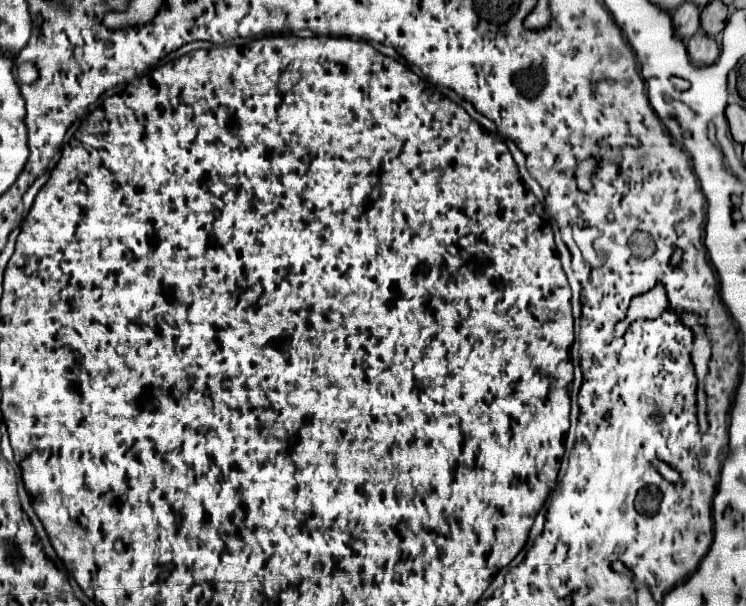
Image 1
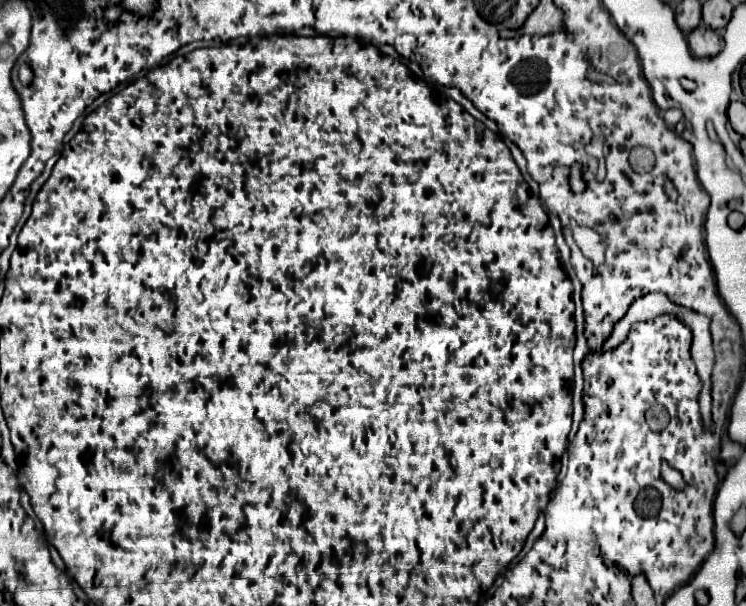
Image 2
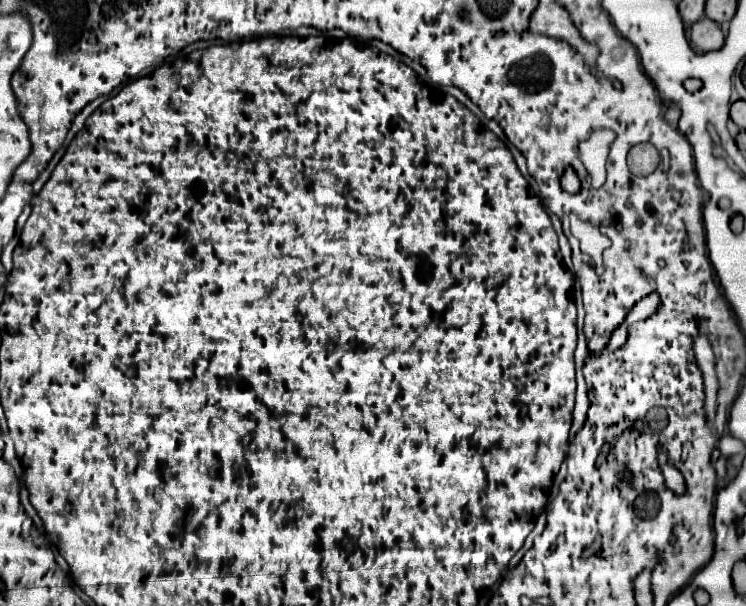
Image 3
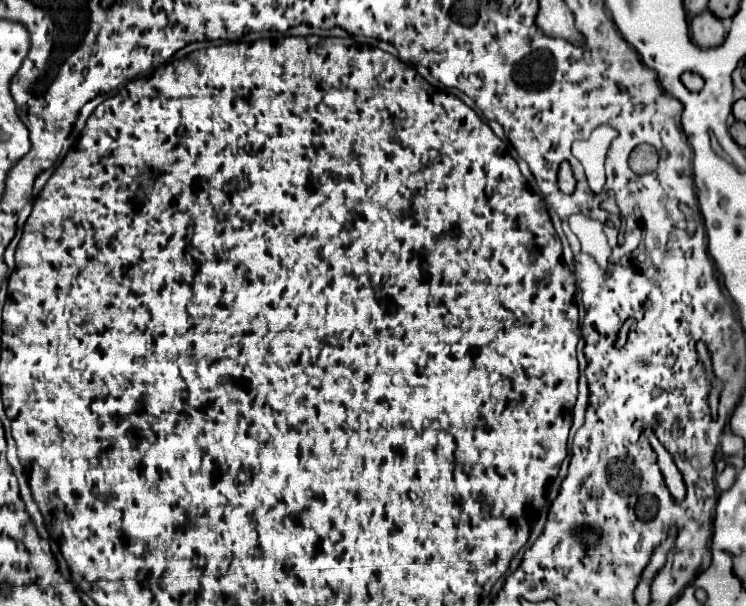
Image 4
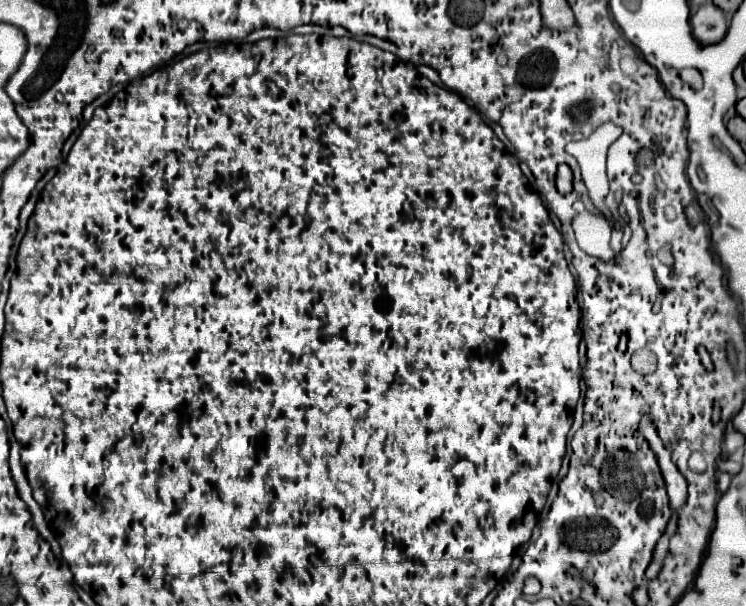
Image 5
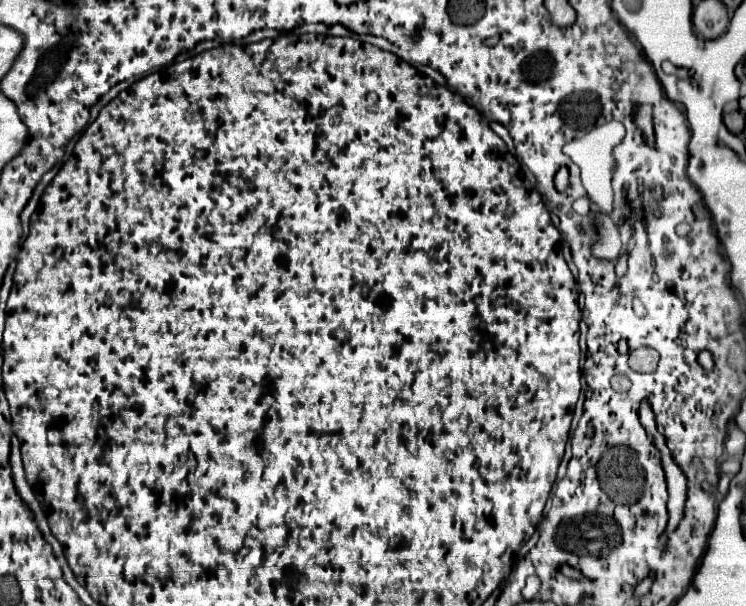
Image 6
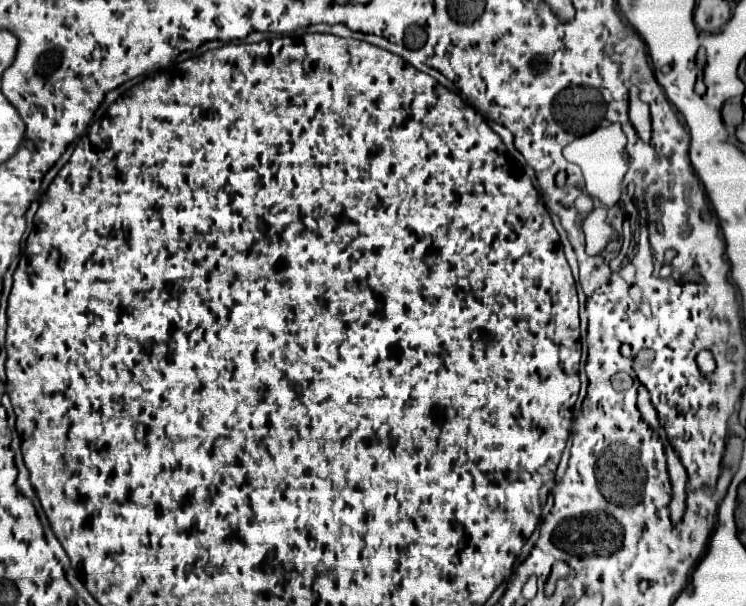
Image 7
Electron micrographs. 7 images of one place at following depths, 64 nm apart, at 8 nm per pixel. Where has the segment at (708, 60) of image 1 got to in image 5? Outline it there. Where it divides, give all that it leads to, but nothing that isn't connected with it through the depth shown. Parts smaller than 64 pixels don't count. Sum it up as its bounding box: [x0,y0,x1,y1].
[692,4,726,44]

